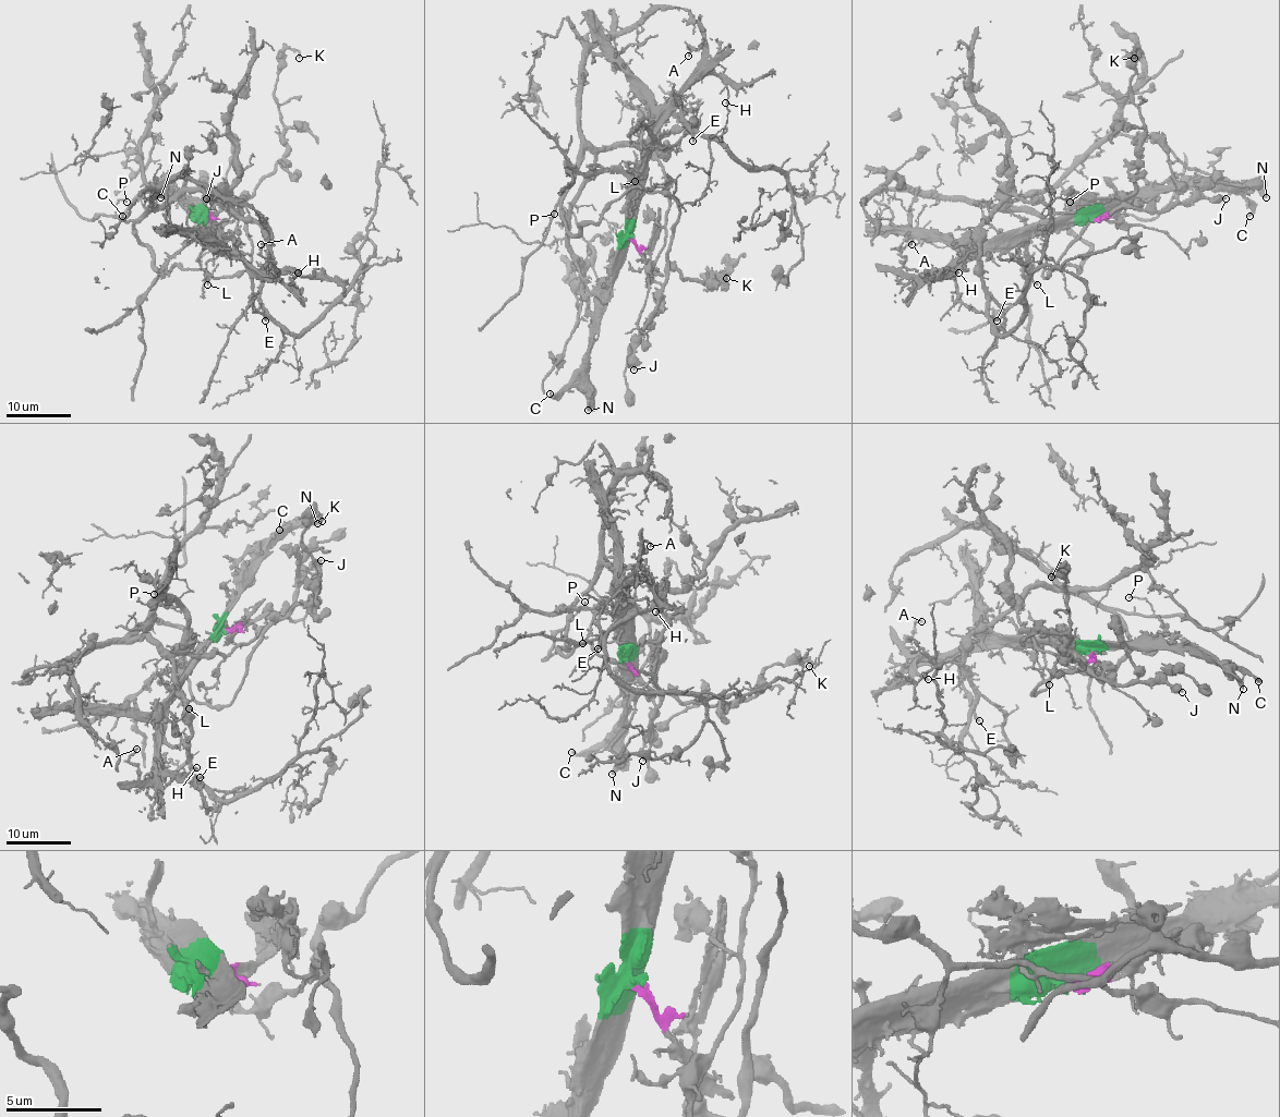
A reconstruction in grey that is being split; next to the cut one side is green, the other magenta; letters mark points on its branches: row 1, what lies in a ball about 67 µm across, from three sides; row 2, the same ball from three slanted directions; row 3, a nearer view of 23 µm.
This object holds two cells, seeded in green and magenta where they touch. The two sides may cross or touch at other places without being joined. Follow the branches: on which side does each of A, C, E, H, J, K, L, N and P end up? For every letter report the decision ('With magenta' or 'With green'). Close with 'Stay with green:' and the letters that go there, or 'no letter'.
A: With green
C: With green
E: With green
H: With green
J: With magenta
K: With magenta
L: With green
N: With green
P: With magenta
Stay with green: A, C, E, H, L, N

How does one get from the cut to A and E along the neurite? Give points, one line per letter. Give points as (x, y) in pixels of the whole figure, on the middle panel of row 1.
A: (631, 237), (632, 202), (652, 123), (689, 76), (702, 46), (688, 46), (688, 56)
E: (631, 237), (632, 202), (649, 150), (651, 130), (678, 99), (685, 126), (692, 142)

